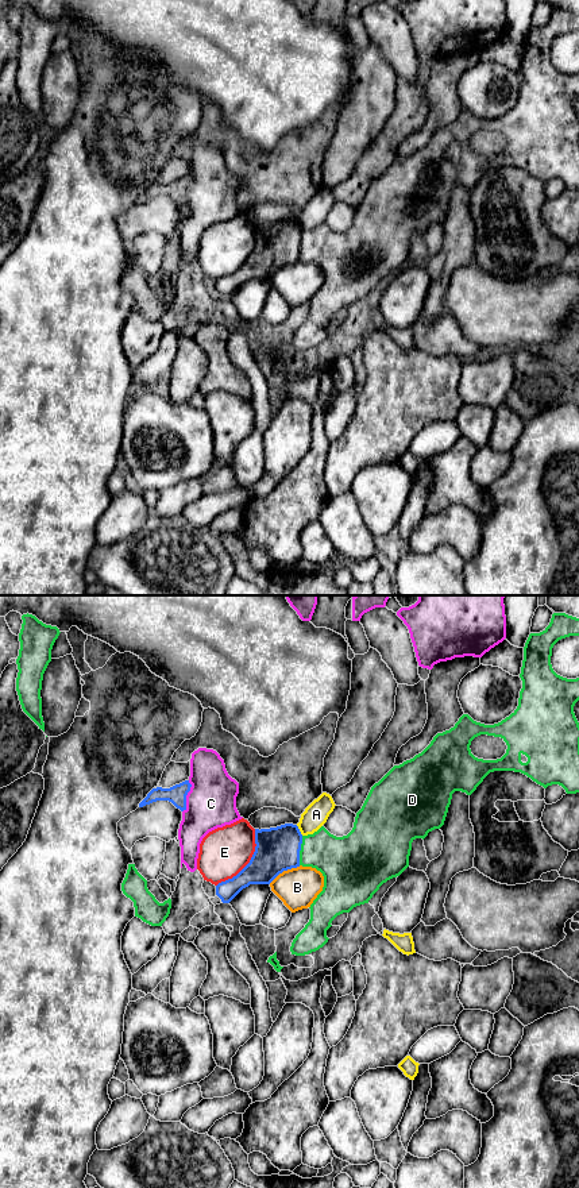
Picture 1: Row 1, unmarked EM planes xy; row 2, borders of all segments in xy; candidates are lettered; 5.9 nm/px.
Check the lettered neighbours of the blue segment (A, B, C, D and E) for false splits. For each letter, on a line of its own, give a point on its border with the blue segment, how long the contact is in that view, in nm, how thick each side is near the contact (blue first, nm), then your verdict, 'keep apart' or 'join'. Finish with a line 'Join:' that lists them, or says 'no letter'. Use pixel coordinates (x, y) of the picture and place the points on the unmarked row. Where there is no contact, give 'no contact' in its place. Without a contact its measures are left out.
A: xy (298, 226) | 80 nm | 260/140 nm | keep apart
B: xy (284, 265) | 220 nm | 260/240 nm | keep apart
C: xy (185, 192) | 200 nm | 110/300 nm | keep apart
D: xy (300, 245) | 180 nm | 260/280 nm | keep apart
E: xy (250, 257) | 420 nm | 260/300 nm | keep apart
Join: no letter

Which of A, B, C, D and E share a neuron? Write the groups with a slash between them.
A / B / C / D / E

